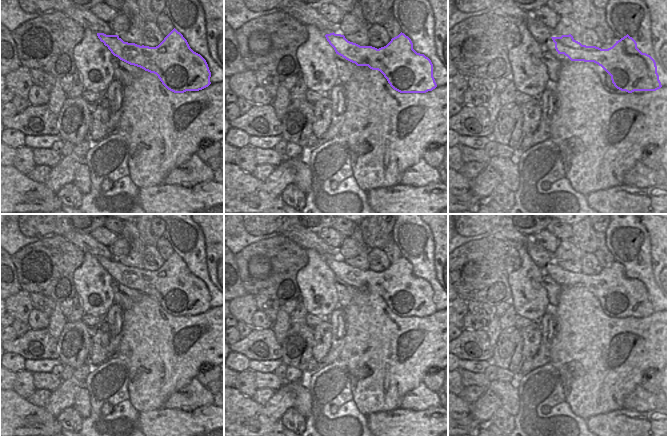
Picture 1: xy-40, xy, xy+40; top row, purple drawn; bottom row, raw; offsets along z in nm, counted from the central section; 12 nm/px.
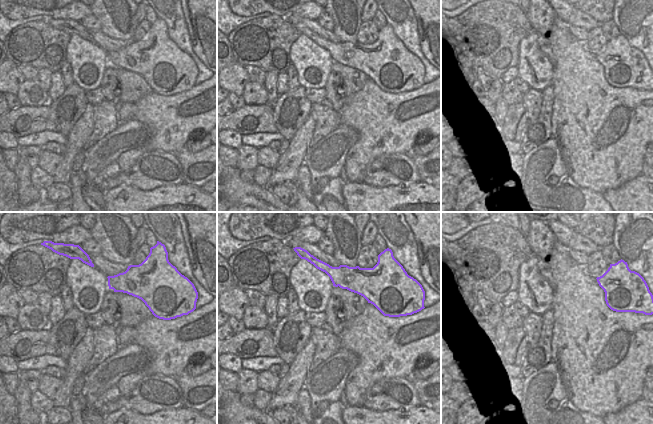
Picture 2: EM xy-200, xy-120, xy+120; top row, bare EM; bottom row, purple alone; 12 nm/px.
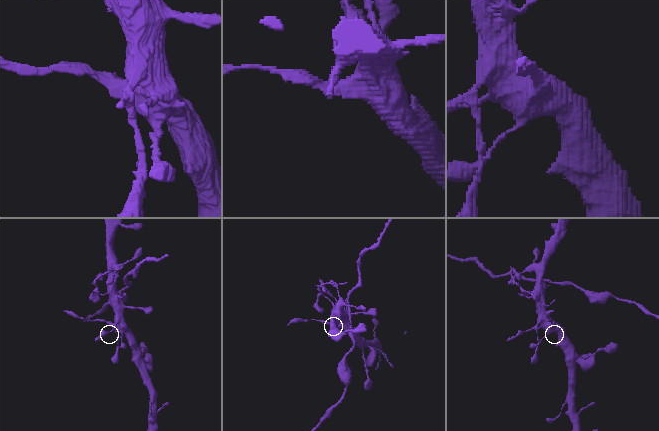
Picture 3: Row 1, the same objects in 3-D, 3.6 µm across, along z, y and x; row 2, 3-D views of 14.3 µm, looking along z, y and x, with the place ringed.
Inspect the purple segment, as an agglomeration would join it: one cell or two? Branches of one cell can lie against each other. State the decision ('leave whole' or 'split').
split

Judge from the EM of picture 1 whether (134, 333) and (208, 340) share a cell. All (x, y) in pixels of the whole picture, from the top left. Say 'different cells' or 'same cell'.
same cell

